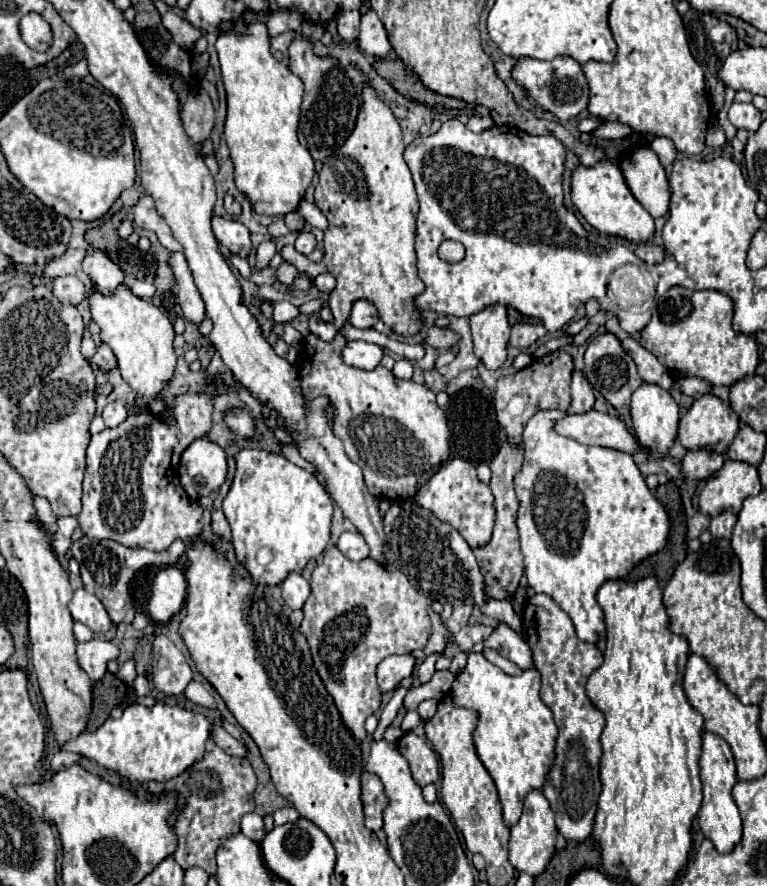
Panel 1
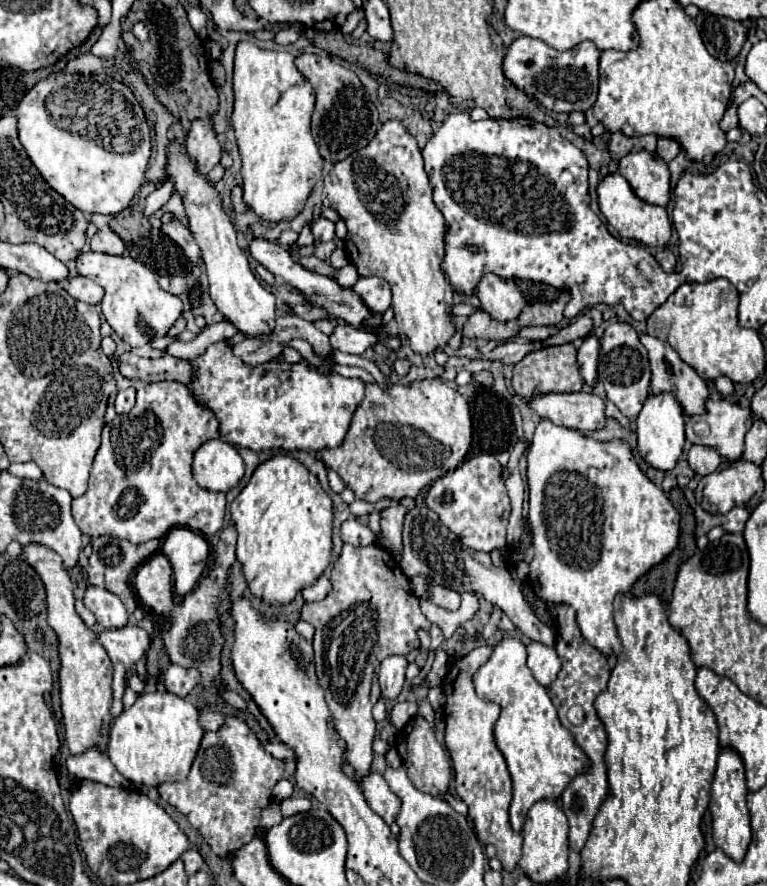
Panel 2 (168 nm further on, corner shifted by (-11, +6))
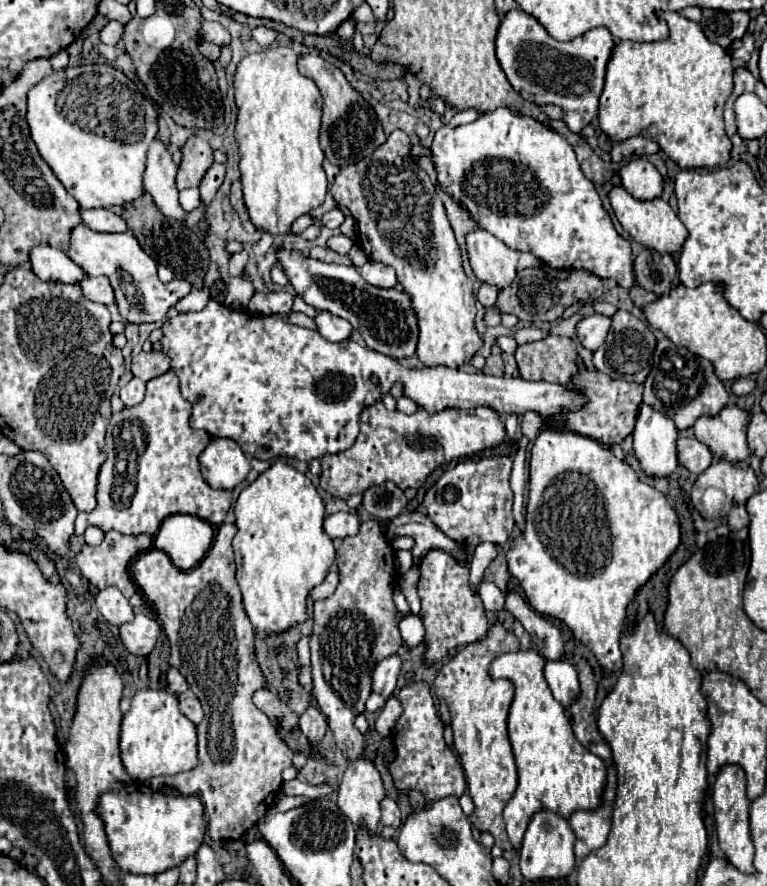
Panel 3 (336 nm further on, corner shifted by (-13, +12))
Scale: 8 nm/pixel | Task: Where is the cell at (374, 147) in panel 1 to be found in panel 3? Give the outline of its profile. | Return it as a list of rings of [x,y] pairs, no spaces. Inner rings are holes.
[[[395,129],[387,141],[375,149],[371,157],[361,159],[355,165],[347,165],[339,171],[331,185],[331,195],[339,205],[345,205],[351,215],[357,221],[357,245],[365,251],[369,261],[379,261],[385,265],[391,265],[397,271],[397,281],[403,287],[403,293],[409,295],[411,307],[417,317],[419,325],[419,343],[417,343],[417,357],[425,367],[459,367],[467,363],[473,353],[481,347],[481,337],[475,331],[475,295],[473,285],[469,277],[463,273],[461,267],[461,255],[459,245],[455,241],[451,223],[445,215],[443,201],[435,197],[435,185],[427,177],[427,173],[417,163],[407,163],[405,157],[411,155],[411,141],[407,133],[401,129]],[[413,199],[413,205],[399,207],[399,201]],[[429,199],[427,205],[421,205],[421,201]],[[409,209],[409,211],[407,211]]]

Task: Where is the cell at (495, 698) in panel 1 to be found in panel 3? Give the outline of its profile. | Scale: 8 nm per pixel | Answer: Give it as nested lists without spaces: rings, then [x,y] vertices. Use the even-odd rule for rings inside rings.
[[[519,649],[495,657],[489,665],[491,679],[509,679],[515,687],[507,727],[517,763],[519,785],[503,811],[503,819],[507,825],[507,835],[517,849],[535,811],[549,809],[561,817],[569,817],[577,809],[595,809],[607,777],[603,761],[585,749],[573,735],[565,707],[555,701],[549,685],[545,683],[541,663],[543,657],[537,651]]]

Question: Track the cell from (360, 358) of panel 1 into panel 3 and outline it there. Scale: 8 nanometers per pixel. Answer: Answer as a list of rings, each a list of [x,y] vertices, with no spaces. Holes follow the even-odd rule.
[[[321,311],[317,317],[315,317],[315,323],[317,323],[317,331],[327,339],[327,341],[333,341],[333,343],[341,343],[341,341],[347,341],[351,339],[353,335],[353,327],[349,321],[341,319],[341,317],[335,317],[327,311]]]

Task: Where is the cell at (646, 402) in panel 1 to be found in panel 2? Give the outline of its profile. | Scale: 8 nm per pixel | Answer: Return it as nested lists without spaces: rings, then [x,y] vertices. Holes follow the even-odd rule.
[[[673,393],[647,397],[637,417],[637,449],[641,457],[647,461],[647,465],[661,469],[661,471],[671,471],[677,465],[677,459],[681,457],[683,443],[685,443],[683,427],[685,427],[685,415]]]

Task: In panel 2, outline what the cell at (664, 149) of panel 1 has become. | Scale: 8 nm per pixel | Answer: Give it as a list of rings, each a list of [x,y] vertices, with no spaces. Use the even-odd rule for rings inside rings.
[[[659,137],[657,139],[657,155],[663,159],[663,161],[671,161],[675,155],[679,155],[681,147],[675,139],[667,139],[667,137]]]

